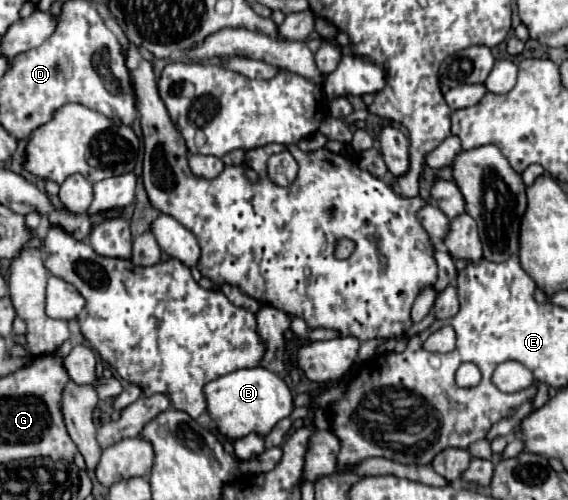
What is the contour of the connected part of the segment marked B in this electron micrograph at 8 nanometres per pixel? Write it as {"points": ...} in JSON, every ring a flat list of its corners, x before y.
{"points":[[263,366,235,370,227,376,209,382,205,386,205,398,209,416,217,420,219,432,231,440,243,438,251,432,265,438,279,420,291,416,293,412,293,396,289,386,283,382,283,378]]}

